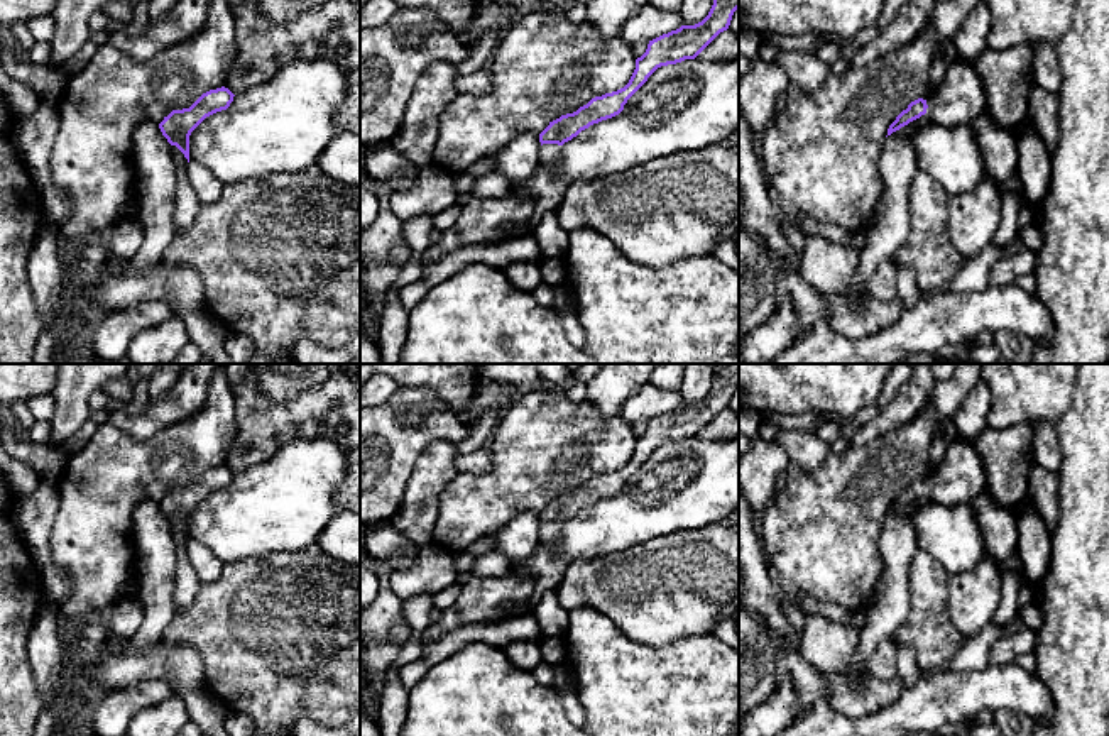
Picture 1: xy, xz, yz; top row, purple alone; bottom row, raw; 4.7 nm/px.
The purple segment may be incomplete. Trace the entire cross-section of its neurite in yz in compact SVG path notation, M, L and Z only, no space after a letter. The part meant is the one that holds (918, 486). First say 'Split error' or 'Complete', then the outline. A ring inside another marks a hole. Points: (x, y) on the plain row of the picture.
Split error. M959 438L948 445L942 467L926 479L911 481L889 504L888 514L925 492L938 504L969 506L986 489L989 489L989 475L981 455L974 443Z

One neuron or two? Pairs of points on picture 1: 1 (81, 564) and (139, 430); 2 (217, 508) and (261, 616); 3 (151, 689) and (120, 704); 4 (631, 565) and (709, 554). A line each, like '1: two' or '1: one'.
1: two
2: two
3: one
4: one

